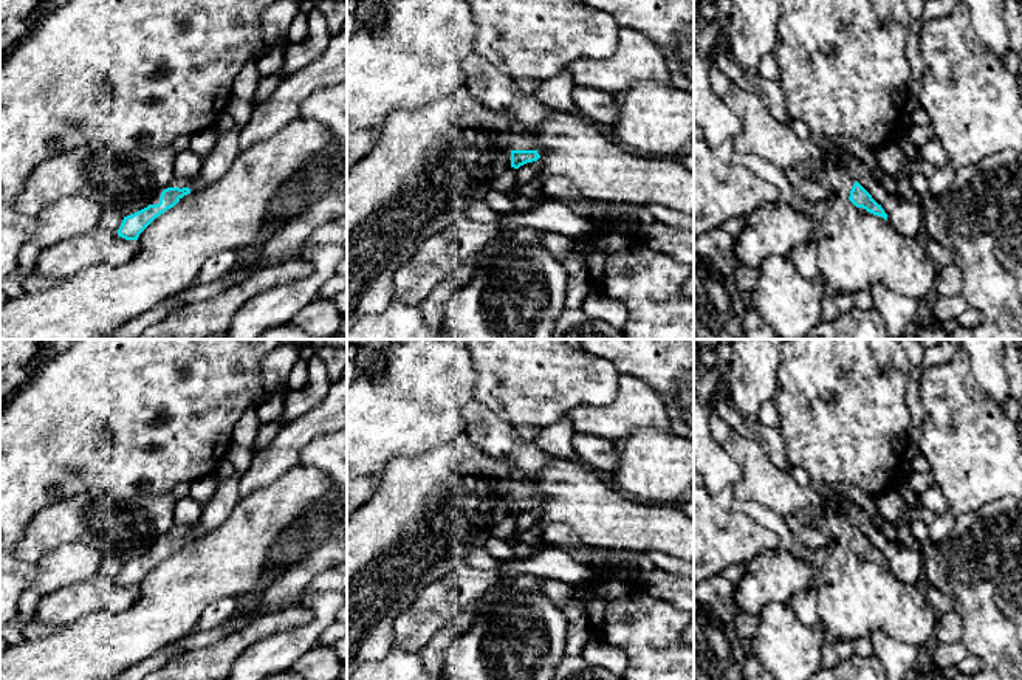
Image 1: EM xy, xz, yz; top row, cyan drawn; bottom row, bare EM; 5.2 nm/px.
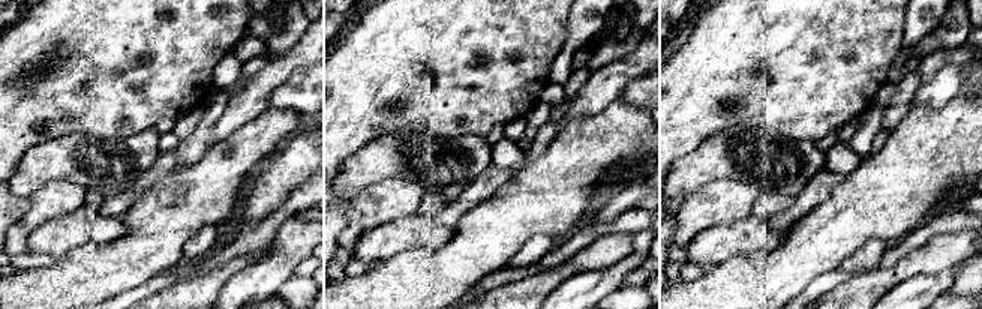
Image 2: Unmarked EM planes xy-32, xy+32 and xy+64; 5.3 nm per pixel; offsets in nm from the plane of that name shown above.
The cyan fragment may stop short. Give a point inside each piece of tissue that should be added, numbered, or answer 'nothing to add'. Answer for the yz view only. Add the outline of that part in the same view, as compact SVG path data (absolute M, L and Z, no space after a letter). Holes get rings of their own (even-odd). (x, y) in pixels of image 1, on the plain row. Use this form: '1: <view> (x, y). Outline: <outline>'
1: yz (835, 525). Outline: M827 513L821 530L825 536L839 541L841 537L852 537L855 527L850 524L847 516Z

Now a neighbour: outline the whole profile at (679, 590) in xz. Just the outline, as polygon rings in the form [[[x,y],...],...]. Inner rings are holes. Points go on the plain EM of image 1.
[[[653,567],[643,572],[640,581],[653,598],[684,610],[694,610],[694,576],[681,576]]]

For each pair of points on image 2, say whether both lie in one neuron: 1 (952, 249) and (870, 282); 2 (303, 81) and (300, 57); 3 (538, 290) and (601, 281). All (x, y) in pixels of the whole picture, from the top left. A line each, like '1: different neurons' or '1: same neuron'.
1: same neuron
2: different neurons
3: different neurons

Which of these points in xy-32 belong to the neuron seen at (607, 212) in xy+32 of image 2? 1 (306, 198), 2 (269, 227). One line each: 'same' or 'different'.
1: same
2: same

